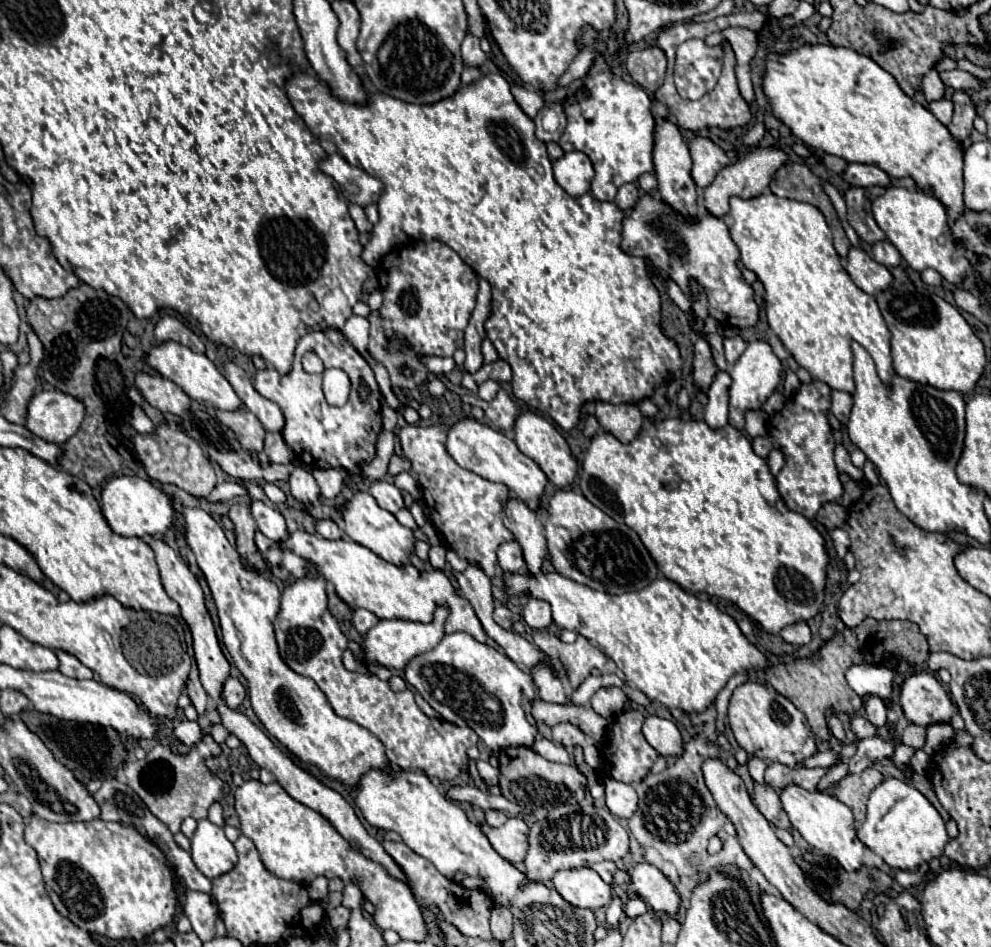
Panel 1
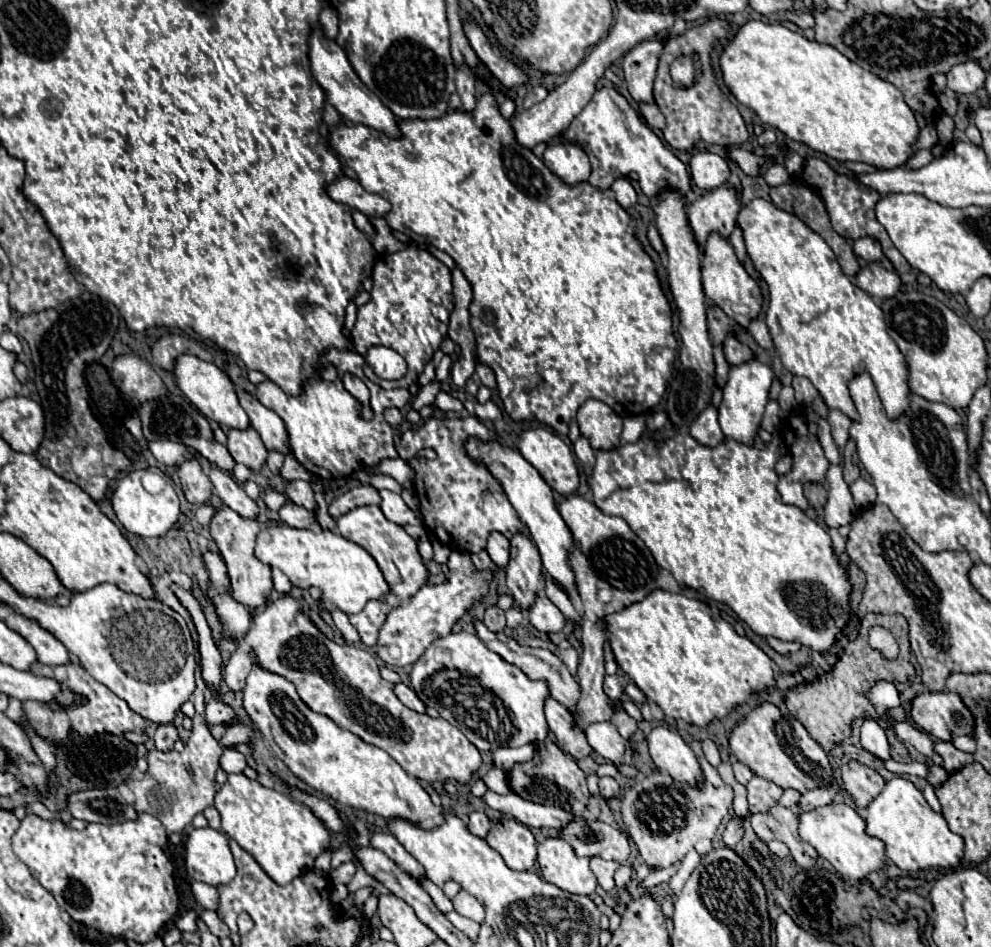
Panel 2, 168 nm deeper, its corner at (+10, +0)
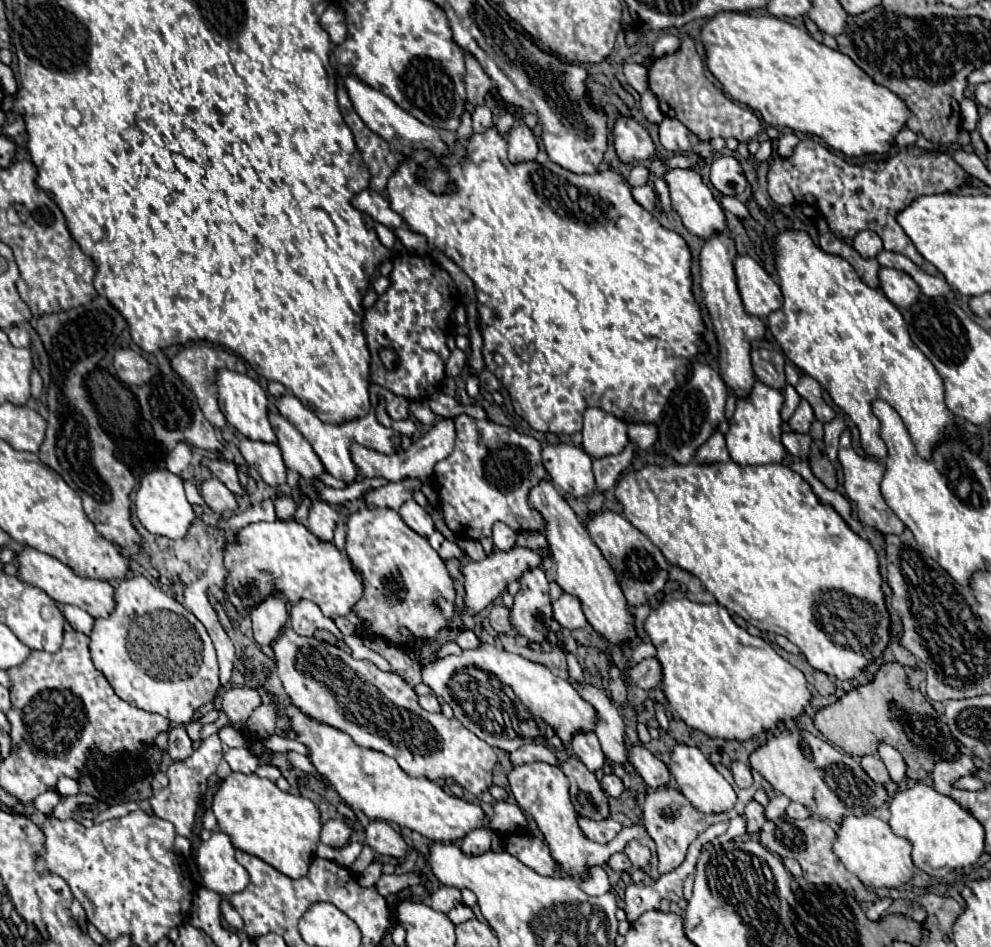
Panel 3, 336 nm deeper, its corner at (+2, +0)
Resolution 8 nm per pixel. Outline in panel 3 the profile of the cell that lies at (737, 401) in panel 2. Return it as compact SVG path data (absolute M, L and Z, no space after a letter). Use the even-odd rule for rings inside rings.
M755 381L747 397L737 399L737 409L729 421L729 431L725 435L729 455L739 465L759 465L759 463L779 463L785 457L785 447L781 445L781 411L783 393Z

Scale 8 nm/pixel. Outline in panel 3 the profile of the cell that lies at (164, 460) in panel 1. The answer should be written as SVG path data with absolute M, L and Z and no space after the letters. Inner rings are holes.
M209 477L205 479L201 485L199 485L199 491L201 491L201 497L205 499L205 503L215 511L215 513L223 513L223 511L233 511L237 507L237 501L235 501L235 495L215 477Z

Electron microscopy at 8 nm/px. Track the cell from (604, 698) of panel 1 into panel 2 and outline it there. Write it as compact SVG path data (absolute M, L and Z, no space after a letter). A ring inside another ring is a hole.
M617 673L617 675L607 675L607 677L605 677L605 693L607 693L609 697L619 699L621 693L625 691L625 687L627 687L627 679L625 679L621 673Z

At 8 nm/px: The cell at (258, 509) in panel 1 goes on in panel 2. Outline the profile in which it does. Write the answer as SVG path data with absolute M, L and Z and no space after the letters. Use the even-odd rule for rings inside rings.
M211 467L209 471L211 483L215 487L215 495L233 511L237 511L241 517L249 517L255 519L259 515L259 507L255 505L255 501L243 491L241 485L237 485L233 481L233 477L227 475L227 471L219 469L219 467Z

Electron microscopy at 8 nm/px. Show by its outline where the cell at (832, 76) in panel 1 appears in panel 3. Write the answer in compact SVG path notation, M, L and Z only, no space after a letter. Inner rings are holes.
M729 11L729 13L717 13L717 15L703 27L701 37L703 37L705 49L707 49L707 67L709 67L709 71L717 77L717 81L723 85L723 89L731 95L733 101L745 103L745 105L749 105L753 111L759 111L761 117L763 117L769 125L773 125L773 127L789 127L789 129L793 129L795 133L801 131L801 133L817 135L817 137L821 137L831 149L841 151L841 153L845 153L847 157L863 157L863 155L875 155L875 153L885 155L885 153L889 153L891 147L895 147L895 145L893 145L893 137L897 137L897 135L905 129L905 121L911 117L909 105L905 105L905 101L901 101L901 97L897 97L893 91L885 89L883 85L877 85L877 83L873 81L873 77L869 77L861 67L857 67L857 65L851 61L851 57L847 57L845 53L841 53L841 51L837 51L837 49L831 49L831 47L827 47L827 45L823 45L823 43L811 39L809 33L797 29L795 25L791 25L791 23L785 21L785 19L777 19L777 17L773 17L773 15L757 15L757 17L755 17L755 15L733 13L733 11Z

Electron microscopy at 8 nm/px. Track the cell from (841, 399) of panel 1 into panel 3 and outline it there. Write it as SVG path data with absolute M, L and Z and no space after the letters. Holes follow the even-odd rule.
M845 427L843 433L841 433L839 461L841 461L843 473L845 473L845 491L847 491L847 497L857 503L857 507L859 507L859 519L863 523L867 523L869 527L877 529L879 533L901 533L903 527L905 527L903 521L889 509L889 505L885 503L885 499L883 499L883 495L879 491L879 485L881 485L885 467L879 465L879 463L875 463L875 461L869 461L869 459L859 457L851 449L851 431L849 431L849 427Z

